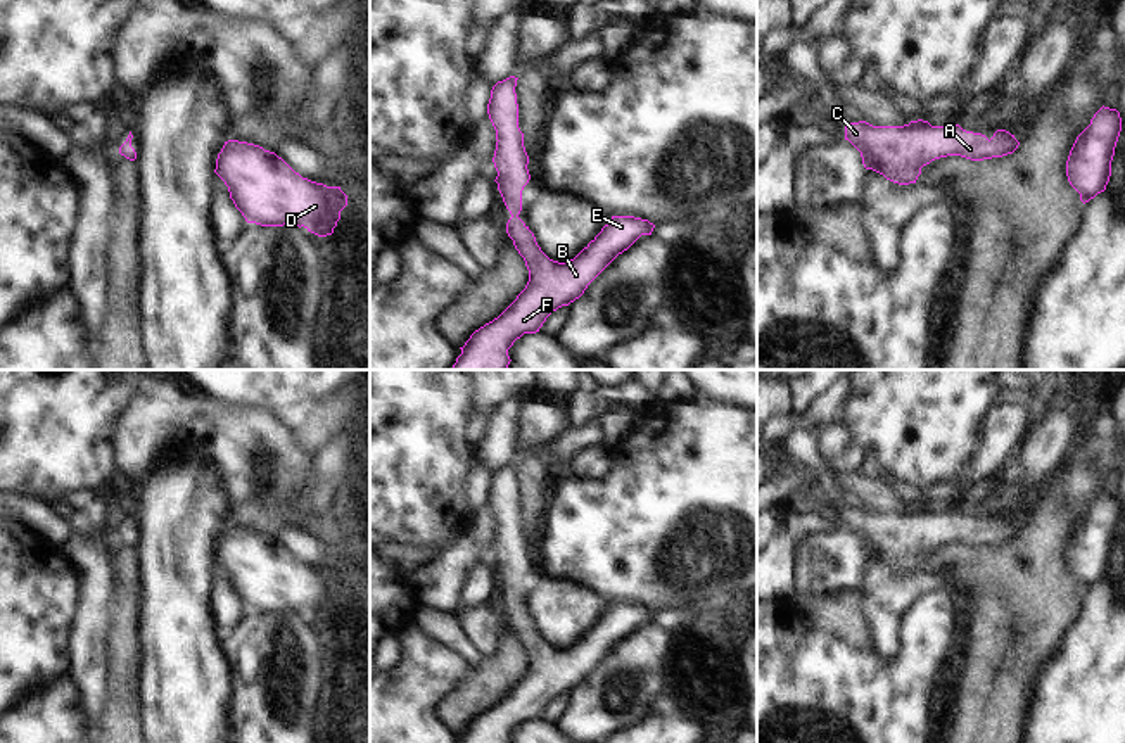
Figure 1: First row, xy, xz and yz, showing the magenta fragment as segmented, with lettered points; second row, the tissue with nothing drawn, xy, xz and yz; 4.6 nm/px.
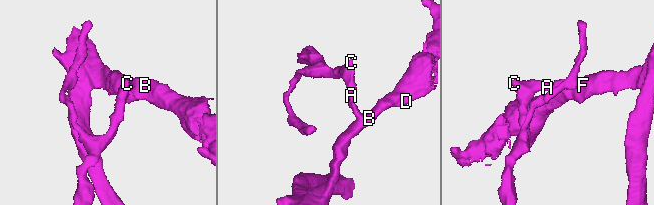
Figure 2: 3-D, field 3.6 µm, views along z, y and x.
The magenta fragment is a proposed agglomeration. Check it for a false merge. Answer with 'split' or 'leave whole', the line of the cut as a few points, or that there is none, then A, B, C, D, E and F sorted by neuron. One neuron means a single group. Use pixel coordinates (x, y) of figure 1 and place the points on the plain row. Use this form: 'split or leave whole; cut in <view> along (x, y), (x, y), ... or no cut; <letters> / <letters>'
leave whole; no cut; A B C D E F

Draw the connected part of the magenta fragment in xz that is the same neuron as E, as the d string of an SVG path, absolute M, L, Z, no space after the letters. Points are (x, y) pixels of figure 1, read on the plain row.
M515 463L498 468L487 491L496 517L496 570L512 605L506 620L524 645L529 669L517 686L493 708L475 717L460 743L508 743L508 736L524 721L536 721L546 705L579 686L588 672L641 622L651 622L655 612L634 603L612 603L601 619L570 648L550 646L534 620L518 605L522 577L529 570L529 543L518 515Z

